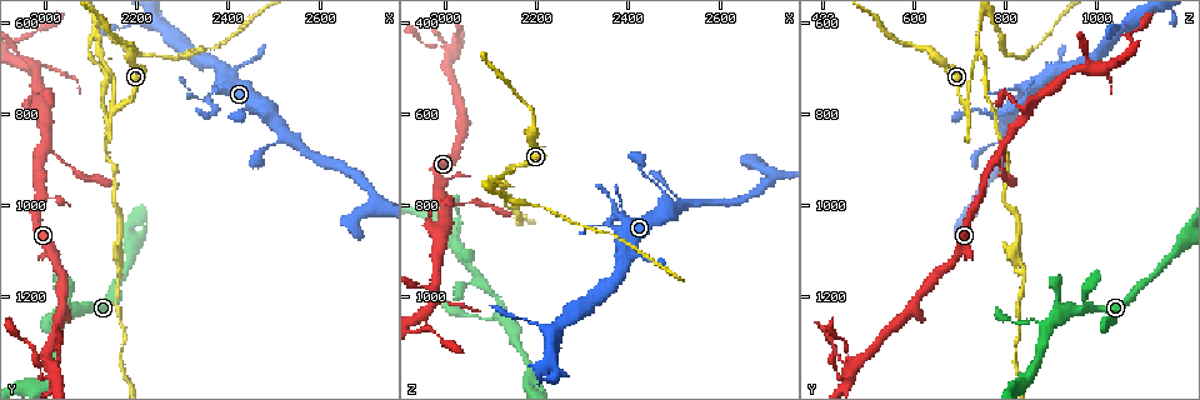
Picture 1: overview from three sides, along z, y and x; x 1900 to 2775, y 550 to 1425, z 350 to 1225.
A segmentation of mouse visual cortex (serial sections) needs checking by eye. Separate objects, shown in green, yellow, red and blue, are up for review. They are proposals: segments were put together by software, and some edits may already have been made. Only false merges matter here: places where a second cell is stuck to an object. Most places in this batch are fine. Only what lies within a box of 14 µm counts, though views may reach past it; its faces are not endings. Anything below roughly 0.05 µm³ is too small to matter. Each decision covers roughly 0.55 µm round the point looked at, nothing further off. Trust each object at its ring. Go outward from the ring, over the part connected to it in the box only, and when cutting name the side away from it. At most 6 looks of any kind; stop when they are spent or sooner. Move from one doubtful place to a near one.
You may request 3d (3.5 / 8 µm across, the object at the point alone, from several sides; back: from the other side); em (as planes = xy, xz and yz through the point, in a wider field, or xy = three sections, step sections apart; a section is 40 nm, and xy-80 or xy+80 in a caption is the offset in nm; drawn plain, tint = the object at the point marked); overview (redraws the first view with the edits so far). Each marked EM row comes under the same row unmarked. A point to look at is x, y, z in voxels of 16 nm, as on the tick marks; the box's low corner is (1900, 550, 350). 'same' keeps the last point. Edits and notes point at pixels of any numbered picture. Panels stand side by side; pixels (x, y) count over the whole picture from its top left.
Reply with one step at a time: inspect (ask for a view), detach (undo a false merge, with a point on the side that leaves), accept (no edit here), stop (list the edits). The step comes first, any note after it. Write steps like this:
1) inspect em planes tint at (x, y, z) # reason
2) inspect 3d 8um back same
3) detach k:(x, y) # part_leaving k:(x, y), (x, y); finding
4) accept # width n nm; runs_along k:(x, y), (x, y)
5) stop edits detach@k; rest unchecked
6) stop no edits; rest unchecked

inspect em xy step 2 tint at (1995, 875, 790) # sharp bend

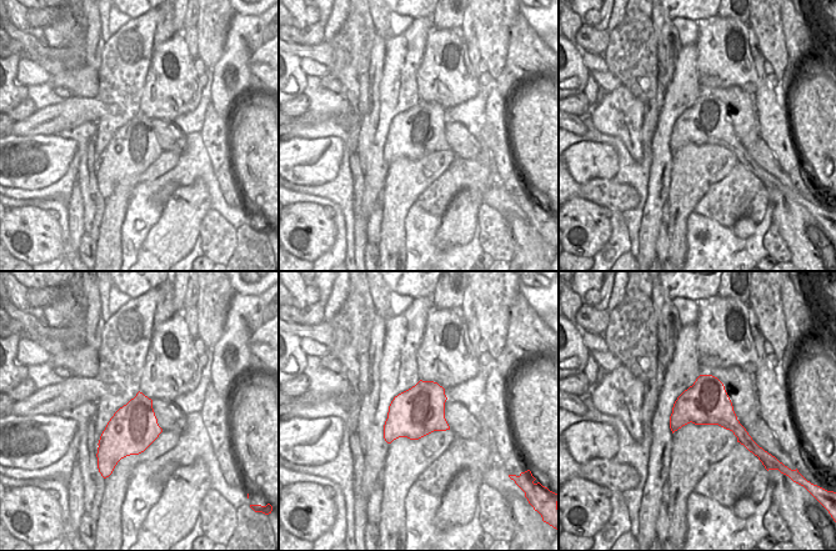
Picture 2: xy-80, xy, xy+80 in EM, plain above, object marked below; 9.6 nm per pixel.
inspect 3d 3.5um same # wider look

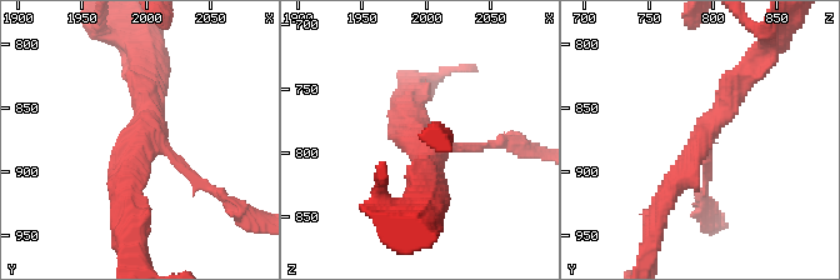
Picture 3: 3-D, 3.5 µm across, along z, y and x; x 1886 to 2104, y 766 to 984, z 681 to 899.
accept # width 480 nm; runs_along 3:(656, 216), (701, 136), (743, 79); continuous, no second cell

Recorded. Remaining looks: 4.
inspect 3d 3.5um back at (2150, 785, 710) # sharp bend

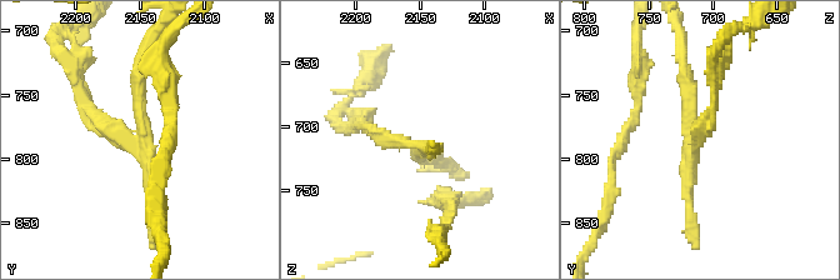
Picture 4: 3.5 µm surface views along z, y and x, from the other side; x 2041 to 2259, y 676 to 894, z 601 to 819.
inspect em xy step 1 tint at (2150, 786, 712)

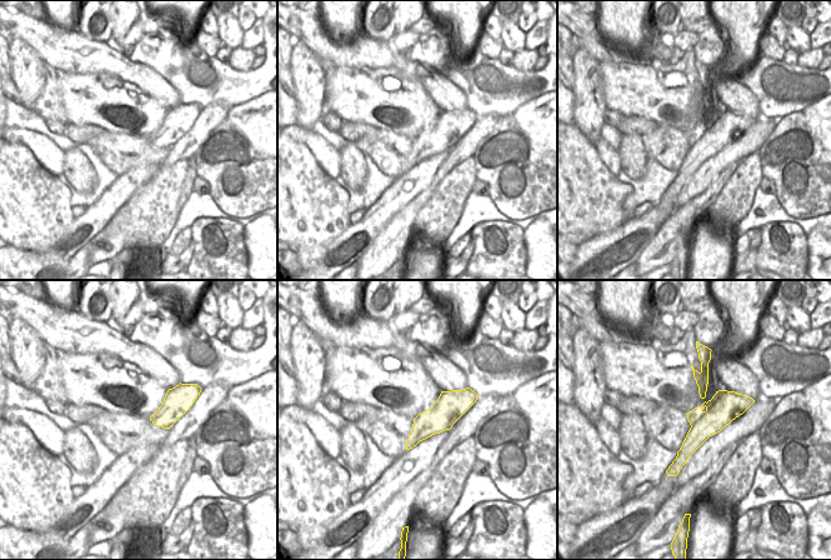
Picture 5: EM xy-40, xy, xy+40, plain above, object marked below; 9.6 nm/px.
detach 4:(138, 71) # part_leaving 4:(143, 118), (135, 64), (154, 33); two cells meet here

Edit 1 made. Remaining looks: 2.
stop edits detach@4; rest unchecked

